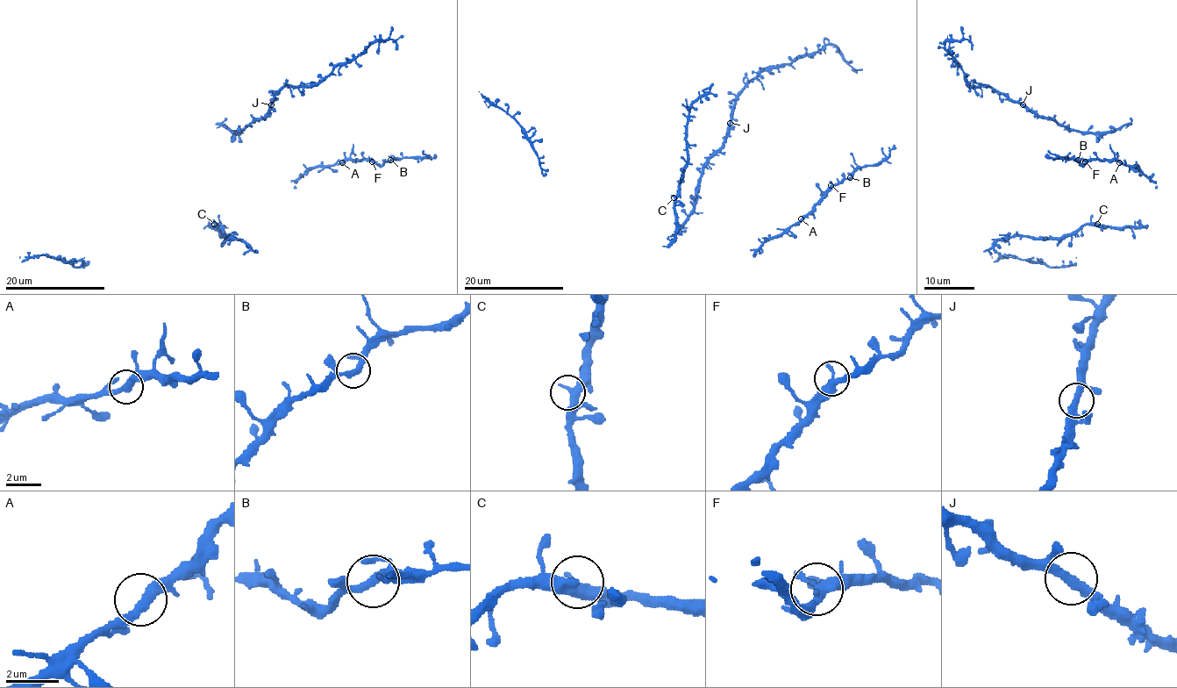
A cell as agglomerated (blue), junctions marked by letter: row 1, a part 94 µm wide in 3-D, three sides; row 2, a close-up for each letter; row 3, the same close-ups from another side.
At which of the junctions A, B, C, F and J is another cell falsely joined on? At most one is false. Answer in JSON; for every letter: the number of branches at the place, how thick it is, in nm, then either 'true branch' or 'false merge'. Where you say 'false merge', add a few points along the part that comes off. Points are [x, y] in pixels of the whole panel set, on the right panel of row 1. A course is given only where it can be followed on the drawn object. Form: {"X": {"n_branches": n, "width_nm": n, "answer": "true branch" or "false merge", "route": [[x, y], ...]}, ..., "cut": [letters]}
{"A": {"n_branches": 2, "width_nm": 360, "answer": "true branch"}, "B": {"n_branches": 2, "width_nm": 320, "answer": "true branch"}, "C": {"n_branches": 2, "width_nm": 440, "answer": "true branch"}, "F": {"n_branches": 2, "width_nm": 400, "answer": "true branch"}, "J": {"n_branches": 2, "width_nm": 360, "answer": "true branch"}, "cut": []}

